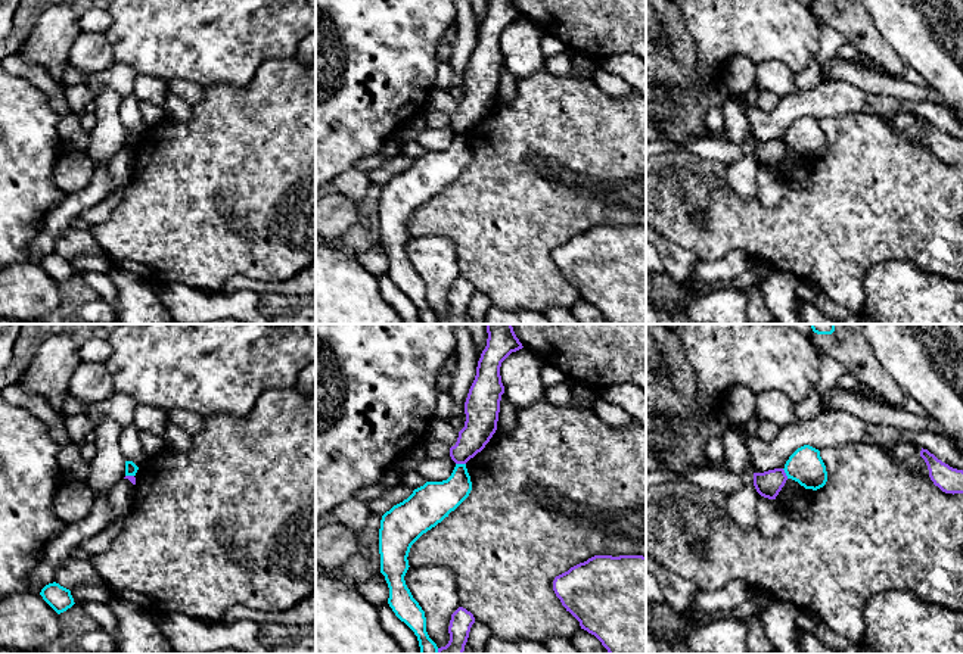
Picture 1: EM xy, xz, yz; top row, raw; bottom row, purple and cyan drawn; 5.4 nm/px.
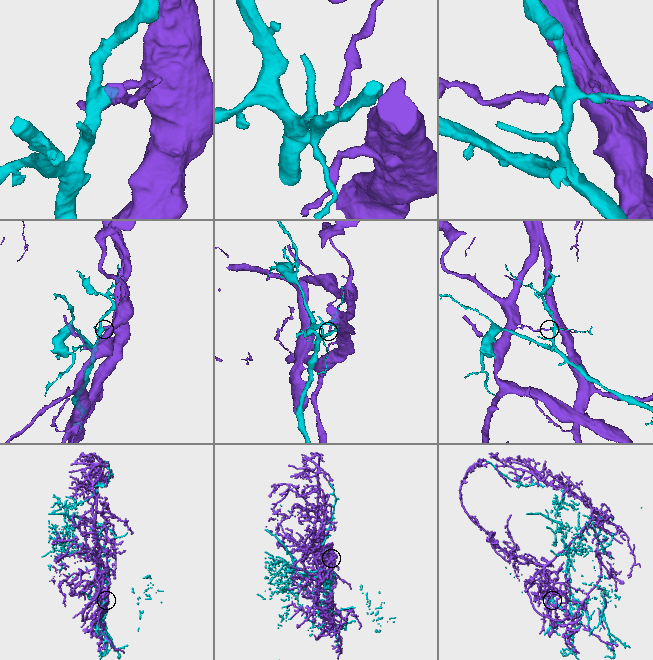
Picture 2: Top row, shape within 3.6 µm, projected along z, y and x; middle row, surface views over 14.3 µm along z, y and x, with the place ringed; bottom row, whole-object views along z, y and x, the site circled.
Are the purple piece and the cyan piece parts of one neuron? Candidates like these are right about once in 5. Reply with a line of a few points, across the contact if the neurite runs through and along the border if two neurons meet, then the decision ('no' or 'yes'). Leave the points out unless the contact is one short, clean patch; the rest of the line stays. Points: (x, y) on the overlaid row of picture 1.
xz (456, 463), (465, 464) | no

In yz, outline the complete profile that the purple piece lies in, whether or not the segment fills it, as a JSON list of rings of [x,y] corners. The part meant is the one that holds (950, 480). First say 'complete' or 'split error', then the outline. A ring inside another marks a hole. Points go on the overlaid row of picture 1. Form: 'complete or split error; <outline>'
complete; [[[923,448],[920,457],[925,460],[935,486],[945,493],[963,493],[963,470],[950,467]]]

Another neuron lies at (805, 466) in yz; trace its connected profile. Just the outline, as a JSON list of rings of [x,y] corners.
[[[810,445],[798,448],[786,461],[783,470],[788,479],[798,482],[805,489],[817,490],[827,482],[827,471],[820,451]]]

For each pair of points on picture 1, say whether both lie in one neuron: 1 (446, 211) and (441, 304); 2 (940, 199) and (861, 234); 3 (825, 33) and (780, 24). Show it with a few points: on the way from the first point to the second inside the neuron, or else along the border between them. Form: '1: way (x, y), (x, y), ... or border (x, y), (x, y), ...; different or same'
1: border (410, 236), (446, 236), (453, 245), (459, 268); different
2: way (920, 205), (891, 205), (881, 215); same
3: border (820, 24), (819, 52), (813, 61); different

